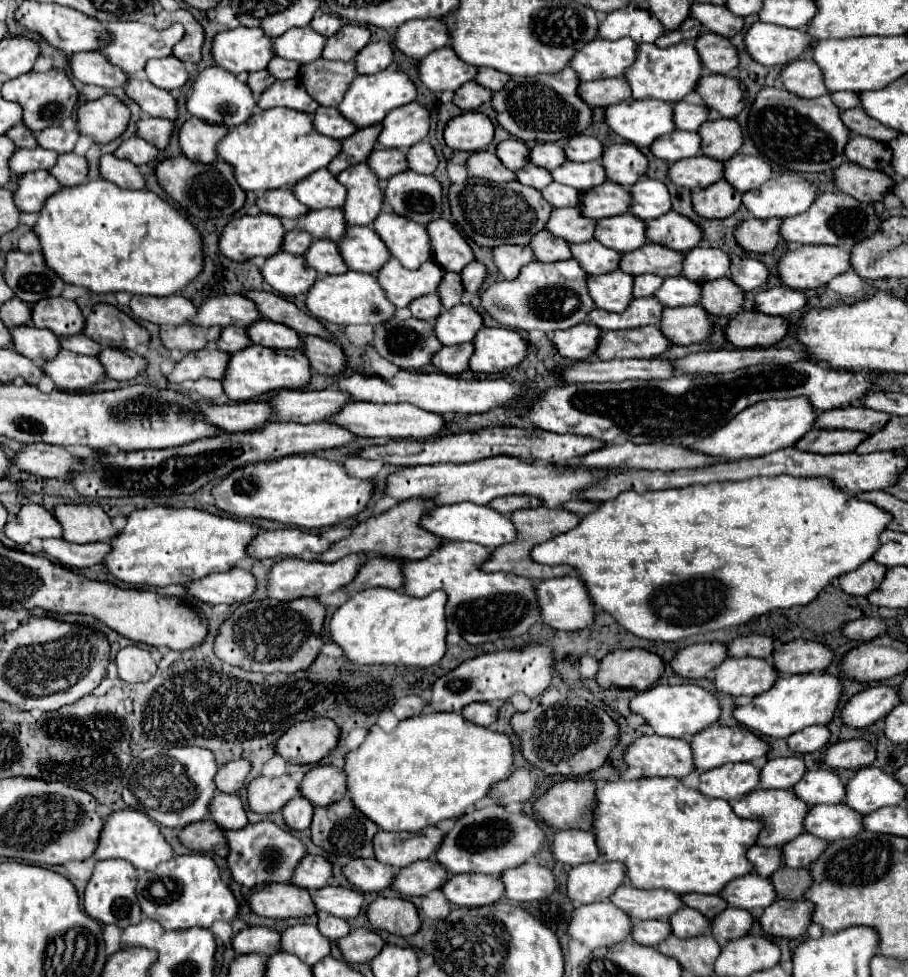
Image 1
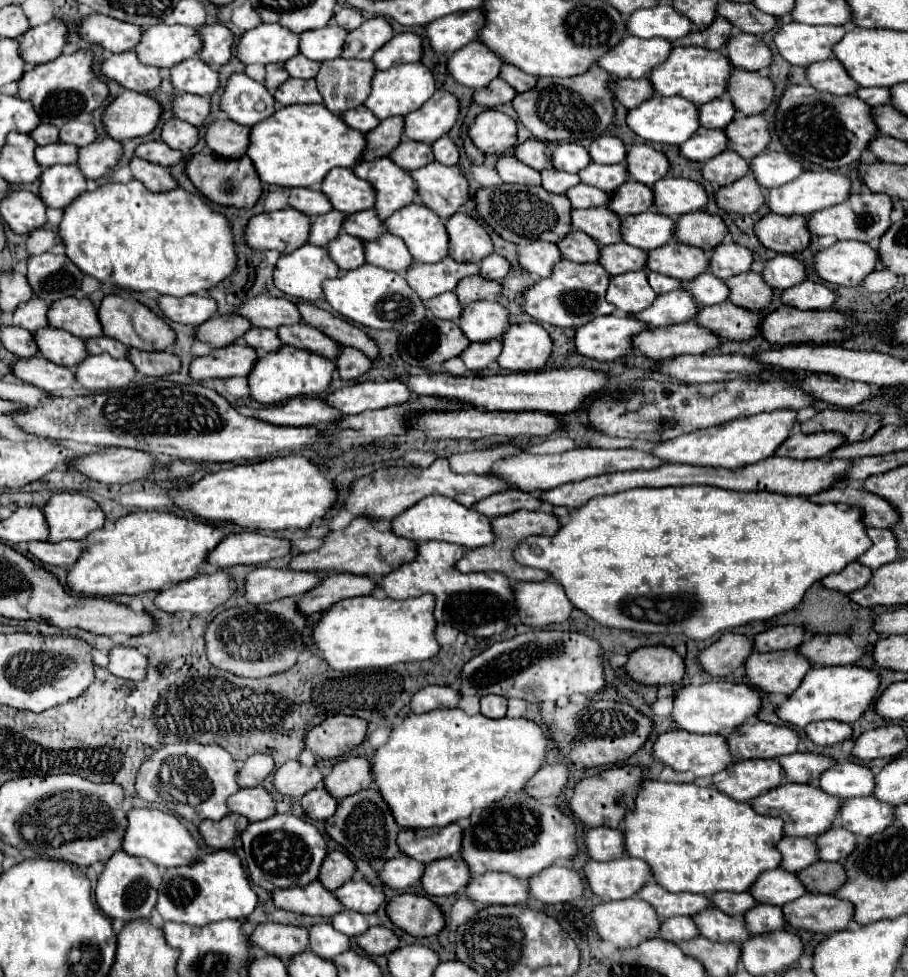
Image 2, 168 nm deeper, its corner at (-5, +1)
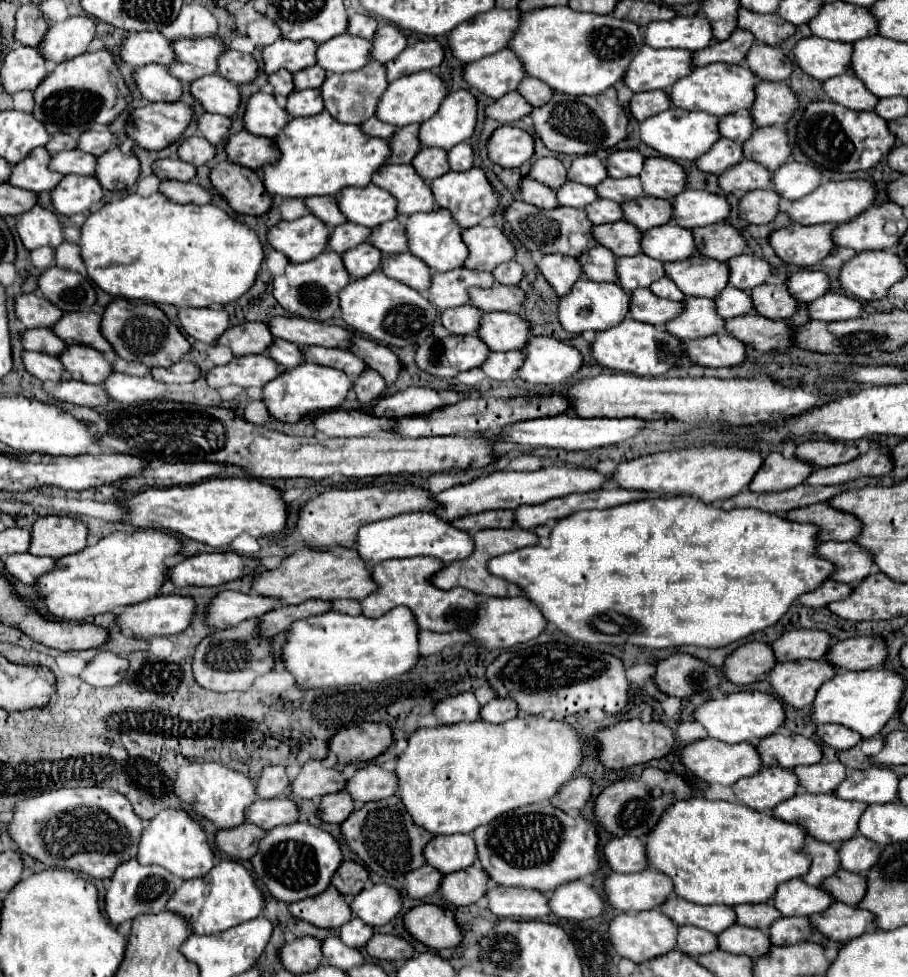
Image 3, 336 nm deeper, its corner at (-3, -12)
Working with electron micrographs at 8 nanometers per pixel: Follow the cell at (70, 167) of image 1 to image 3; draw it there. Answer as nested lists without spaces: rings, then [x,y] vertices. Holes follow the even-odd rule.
[[[114,148],[98,158],[94,176],[106,190],[124,190],[138,180],[138,174],[140,162],[136,152],[122,152],[120,148]]]

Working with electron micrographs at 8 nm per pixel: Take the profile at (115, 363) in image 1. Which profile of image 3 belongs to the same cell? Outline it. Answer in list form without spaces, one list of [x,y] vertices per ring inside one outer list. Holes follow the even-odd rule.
[[[180,360],[170,368],[152,368],[152,376],[164,384],[184,384],[184,382],[196,382],[200,378],[200,368],[192,362]]]

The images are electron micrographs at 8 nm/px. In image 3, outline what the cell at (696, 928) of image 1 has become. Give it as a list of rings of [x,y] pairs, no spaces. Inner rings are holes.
[[[740,924],[730,926],[726,932],[718,936],[718,940],[720,940],[722,950],[734,952],[734,954],[746,954],[752,960],[766,956],[772,946],[768,934],[764,934],[758,928],[746,928]]]

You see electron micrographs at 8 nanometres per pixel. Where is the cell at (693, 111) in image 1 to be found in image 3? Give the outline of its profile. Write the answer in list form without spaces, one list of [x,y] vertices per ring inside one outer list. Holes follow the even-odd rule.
[[[738,112],[738,116],[724,116],[720,124],[722,124],[722,136],[740,144],[746,142],[756,130],[752,116],[746,112]]]

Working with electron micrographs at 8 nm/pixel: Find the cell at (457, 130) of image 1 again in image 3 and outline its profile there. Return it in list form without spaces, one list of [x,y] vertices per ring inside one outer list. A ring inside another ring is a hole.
[[[500,126],[488,142],[488,154],[492,162],[504,168],[522,166],[534,154],[534,138],[520,128]]]

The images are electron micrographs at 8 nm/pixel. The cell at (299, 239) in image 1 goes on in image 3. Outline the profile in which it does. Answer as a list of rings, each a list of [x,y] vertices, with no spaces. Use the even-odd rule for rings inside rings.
[[[352,222],[340,224],[340,226],[334,228],[334,232],[332,232],[330,242],[328,242],[328,248],[334,250],[334,252],[338,252],[338,254],[344,254],[346,250],[356,248],[356,246],[368,242],[370,232],[372,232],[370,228],[358,226],[358,224],[352,224]]]

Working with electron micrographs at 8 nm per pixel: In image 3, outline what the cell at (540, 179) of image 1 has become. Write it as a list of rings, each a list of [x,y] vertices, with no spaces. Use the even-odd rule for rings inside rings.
[[[566,182],[556,194],[558,194],[560,206],[576,206],[576,208],[578,206],[588,206],[598,198],[594,188],[578,184],[578,182]]]

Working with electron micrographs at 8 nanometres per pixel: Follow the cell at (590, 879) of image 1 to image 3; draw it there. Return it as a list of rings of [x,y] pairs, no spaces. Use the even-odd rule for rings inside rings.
[[[646,868],[638,874],[612,872],[604,880],[604,886],[608,902],[622,912],[654,910],[662,906],[666,898],[674,892],[672,878],[654,868]]]

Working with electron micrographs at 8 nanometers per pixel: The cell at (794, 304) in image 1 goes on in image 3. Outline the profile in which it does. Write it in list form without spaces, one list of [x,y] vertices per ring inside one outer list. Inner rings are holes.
[[[832,294],[820,296],[818,300],[808,304],[810,318],[824,320],[824,322],[836,322],[836,320],[850,320],[862,316],[864,306],[860,300],[846,296],[846,294]]]

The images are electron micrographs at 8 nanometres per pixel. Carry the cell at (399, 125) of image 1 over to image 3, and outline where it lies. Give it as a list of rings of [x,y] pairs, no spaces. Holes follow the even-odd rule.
[[[456,90],[446,96],[440,110],[426,120],[422,128],[422,144],[438,148],[454,148],[472,138],[478,120],[478,100],[468,90]]]

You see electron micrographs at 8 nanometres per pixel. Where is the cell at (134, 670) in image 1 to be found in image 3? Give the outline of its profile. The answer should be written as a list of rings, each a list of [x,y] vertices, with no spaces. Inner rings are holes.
[[[102,650],[88,662],[88,666],[78,674],[78,678],[94,688],[104,688],[118,684],[124,672],[126,672],[126,658]]]

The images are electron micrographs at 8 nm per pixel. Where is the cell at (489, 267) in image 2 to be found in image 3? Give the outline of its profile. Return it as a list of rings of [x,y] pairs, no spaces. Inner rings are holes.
[[[512,260],[512,262],[500,264],[498,268],[494,268],[492,274],[494,274],[496,282],[500,282],[500,284],[518,284],[524,276],[524,270],[516,260]]]

